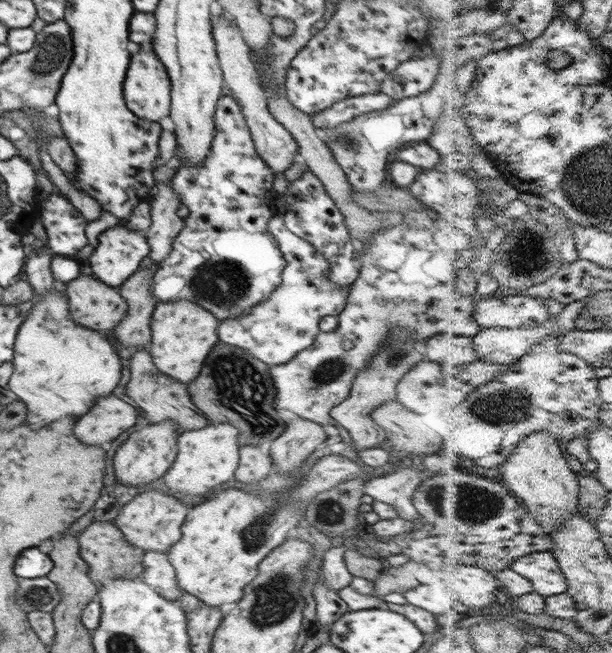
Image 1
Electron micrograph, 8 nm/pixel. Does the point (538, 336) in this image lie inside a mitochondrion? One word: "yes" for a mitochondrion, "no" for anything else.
no

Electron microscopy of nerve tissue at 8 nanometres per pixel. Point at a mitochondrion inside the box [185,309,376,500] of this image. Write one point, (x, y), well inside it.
(237, 386)

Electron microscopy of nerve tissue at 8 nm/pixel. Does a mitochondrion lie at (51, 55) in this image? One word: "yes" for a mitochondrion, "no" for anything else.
yes

